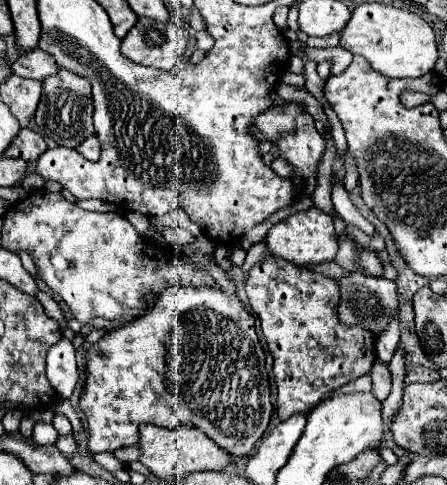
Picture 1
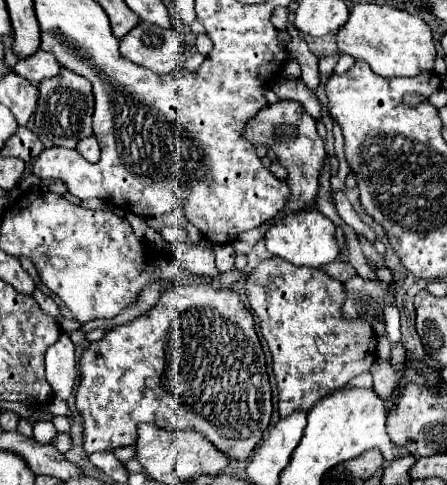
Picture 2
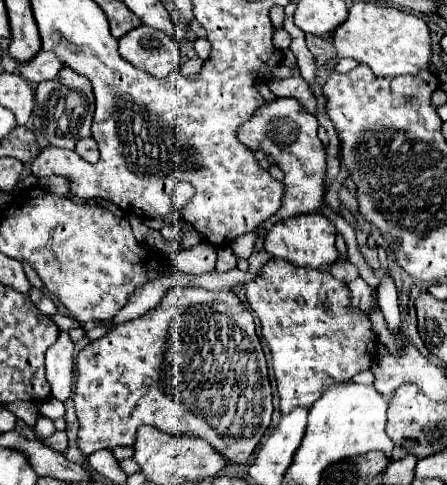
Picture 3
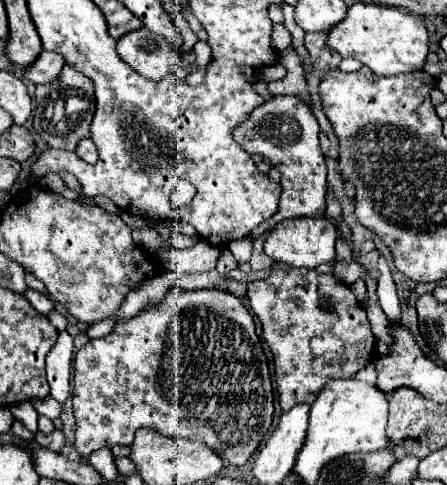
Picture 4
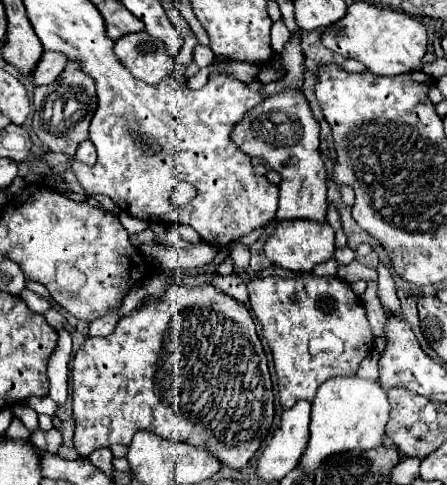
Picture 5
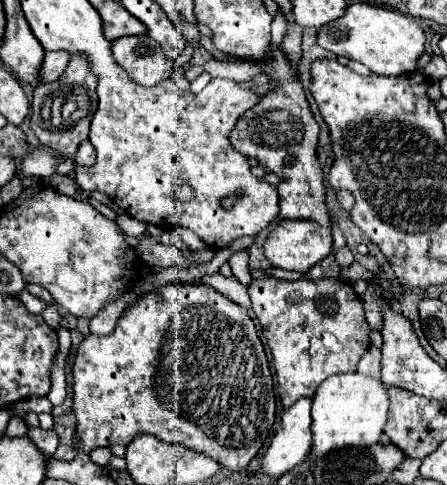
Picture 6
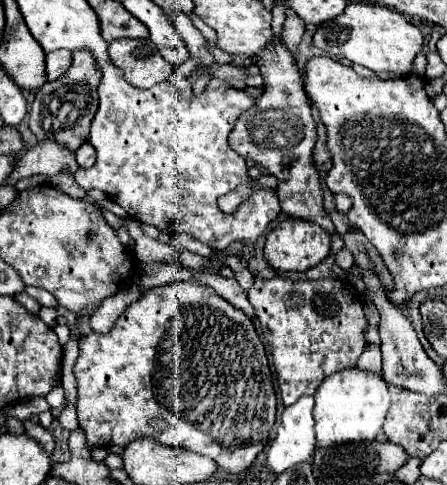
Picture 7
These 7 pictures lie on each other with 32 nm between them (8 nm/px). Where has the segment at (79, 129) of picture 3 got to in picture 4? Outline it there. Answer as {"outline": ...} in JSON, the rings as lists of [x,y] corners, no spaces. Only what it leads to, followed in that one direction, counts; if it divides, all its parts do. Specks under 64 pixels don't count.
{"outline":[[[66,64],[54,82],[36,86],[34,100],[36,100],[34,132],[38,132],[48,146],[74,152],[76,144],[82,138],[90,136],[90,122],[92,122],[94,108],[96,108],[94,84],[90,78],[76,72],[72,66]]]}

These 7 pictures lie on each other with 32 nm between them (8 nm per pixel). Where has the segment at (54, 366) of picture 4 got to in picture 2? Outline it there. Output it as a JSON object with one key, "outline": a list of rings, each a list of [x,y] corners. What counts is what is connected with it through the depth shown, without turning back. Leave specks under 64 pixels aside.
{"outline":[[[62,332],[60,340],[46,352],[46,380],[50,382],[56,398],[70,398],[72,388],[78,380],[78,372],[74,360],[74,344],[66,332]]]}

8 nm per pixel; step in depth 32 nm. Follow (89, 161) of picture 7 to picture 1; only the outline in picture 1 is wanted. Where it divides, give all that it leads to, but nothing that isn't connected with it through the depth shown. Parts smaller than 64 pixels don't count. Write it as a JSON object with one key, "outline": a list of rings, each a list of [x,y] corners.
{"outline":[[[96,136],[86,138],[76,150],[78,150],[86,160],[90,160],[90,162],[96,162],[96,160],[100,158],[100,142],[98,142]]]}

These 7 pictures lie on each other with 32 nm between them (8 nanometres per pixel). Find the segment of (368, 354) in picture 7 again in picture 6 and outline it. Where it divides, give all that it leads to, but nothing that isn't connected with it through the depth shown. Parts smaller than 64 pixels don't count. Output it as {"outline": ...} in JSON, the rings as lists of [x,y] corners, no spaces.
{"outline":[[[372,346],[366,352],[366,356],[362,356],[362,360],[358,364],[358,374],[370,376],[370,378],[378,378],[380,376],[380,350],[378,348]]]}

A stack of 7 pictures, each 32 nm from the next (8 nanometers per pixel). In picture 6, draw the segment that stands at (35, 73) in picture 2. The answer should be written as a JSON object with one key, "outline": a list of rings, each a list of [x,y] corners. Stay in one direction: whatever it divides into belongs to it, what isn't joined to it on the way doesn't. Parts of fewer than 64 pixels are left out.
{"outline":[[[46,52],[44,54],[44,60],[42,60],[42,66],[40,66],[40,84],[48,84],[48,82],[54,82],[68,66],[68,60],[70,60],[70,54],[68,52]]]}

